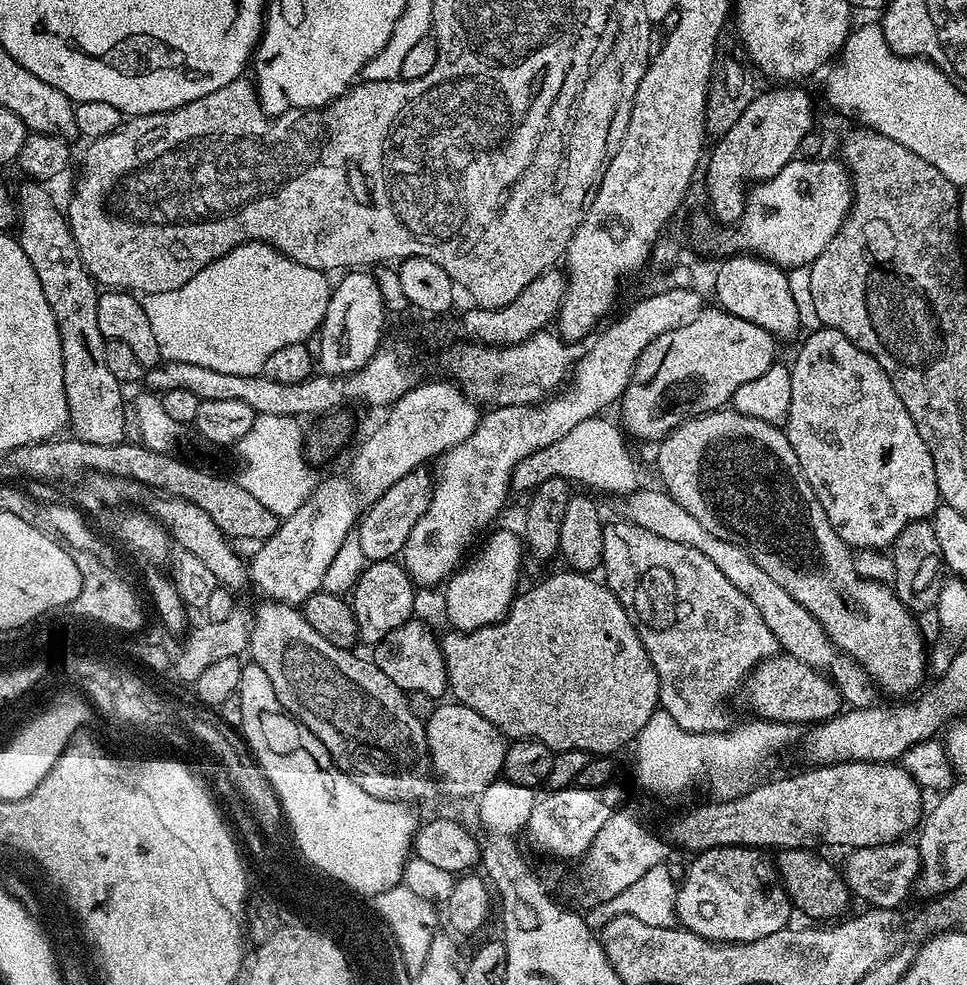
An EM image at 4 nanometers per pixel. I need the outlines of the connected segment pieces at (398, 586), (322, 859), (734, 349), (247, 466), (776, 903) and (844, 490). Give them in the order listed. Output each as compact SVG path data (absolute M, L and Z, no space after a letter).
M389 558L371 561L352 587L350 603L354 610L354 618L360 631L359 643L374 646L390 634L390 630L398 630L407 620L413 619L416 608L417 585L413 584L411 576L403 563Z
M245 663L240 670L238 695L242 702L242 722L239 731L270 788L283 808L286 824L292 827L291 839L300 856L309 865L324 875L340 876L350 886L350 891L360 893L365 898L376 897L379 892L390 890L404 879L404 867L408 865L412 852L412 839L416 836L418 819L407 803L398 800L374 798L366 794L358 782L354 782L334 762L318 738L295 716L289 716L270 686L270 678L262 666Z
M719 306L711 307L701 307L694 319L658 334L658 338L654 338L650 346L640 352L632 370L632 380L618 401L620 416L625 424L623 427L629 437L632 435L640 440L659 442L682 422L731 405L734 390L738 390L738 386L766 374L766 370L770 370L770 366L777 363L777 337L762 330L762 326L754 326L754 322L746 322L746 318L738 318Z
M266 414L265 416L257 415L254 426L246 430L246 434L237 444L234 445L234 452L240 455L240 473L235 473L236 479L262 506L272 508L272 500L292 500L291 502L303 502L311 496L318 483L318 476L312 473L312 468L308 465L309 457L306 455L306 444L304 448L304 432L300 429L301 421L290 416L275 416Z
M711 848L699 853L696 860L688 868L688 877L676 890L676 903L674 916L679 927L688 929L702 939L716 941L718 944L748 943L763 938L768 934L777 933L778 930L789 927L791 916L794 916L792 901L788 898L780 873L775 863L768 860L763 851L758 848Z
M821 326L816 331L809 331L804 337L804 345L796 352L796 361L790 364L790 410L786 421L786 431L790 446L794 446L794 454L798 454L798 466L802 466L802 474L806 482L814 490L818 502L822 502L822 510L826 510L826 518L836 527L838 538L846 542L849 548L876 548L872 550L887 549L902 534L902 530L915 520L927 520L936 511L941 503L938 482L934 474L934 458L930 458L930 450L926 442L922 442L922 434L918 434L918 426L914 426L914 418L910 418L910 410L902 406L902 398L898 398L898 390L890 382L886 370L878 366L878 362L866 350L854 346L846 334L833 328Z

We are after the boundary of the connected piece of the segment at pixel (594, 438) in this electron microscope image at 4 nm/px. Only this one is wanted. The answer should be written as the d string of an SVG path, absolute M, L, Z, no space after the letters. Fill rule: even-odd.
M592 416L586 422L578 422L566 438L543 448L535 457L534 464L540 467L540 476L562 476L569 482L576 480L597 488L600 492L631 493L637 489L636 464L628 453L625 435L621 429L604 420L600 416ZM620 432L621 434L620 434Z

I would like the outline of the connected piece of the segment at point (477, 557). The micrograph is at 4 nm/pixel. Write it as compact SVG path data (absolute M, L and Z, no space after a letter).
M508 528L491 532L483 537L484 545L476 553L471 553L472 561L453 572L443 585L444 612L455 631L473 632L482 626L497 624L508 613L508 608L521 587L520 559L526 556L521 537L517 533L515 536Z

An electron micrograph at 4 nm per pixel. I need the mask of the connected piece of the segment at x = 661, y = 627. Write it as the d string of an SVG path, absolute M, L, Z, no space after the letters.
M633 522L627 524L611 524L604 525L604 559L602 561L603 583L607 584L609 590L618 598L618 602L622 602L622 606L626 610L626 614L632 620L632 625L638 630L642 646L646 646L646 654L650 658L650 662L654 666L654 670L658 674L658 690L660 691L659 707L666 714L670 714L670 718L674 718L674 722L678 722L678 726L682 726L687 732L726 732L733 727L732 712L728 709L727 696L732 696L736 691L741 691L742 685L747 681L749 673L766 659L777 655L778 645L774 638L774 634L762 620L762 615L758 612L754 603L746 598L742 591L738 590L730 579L726 578L722 571L718 570L714 562L706 558L705 554L700 553L697 549L692 549L688 545L679 544L678 542L670 542L667 538L660 538L657 534L652 534L650 530L643 529Z

